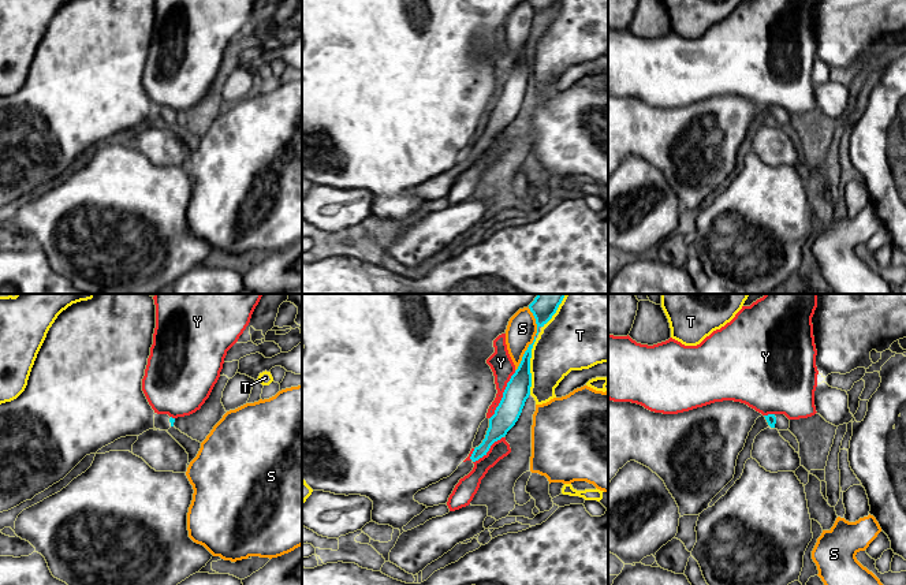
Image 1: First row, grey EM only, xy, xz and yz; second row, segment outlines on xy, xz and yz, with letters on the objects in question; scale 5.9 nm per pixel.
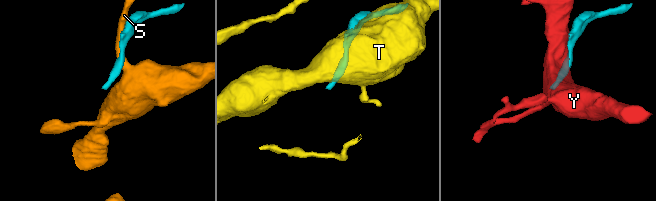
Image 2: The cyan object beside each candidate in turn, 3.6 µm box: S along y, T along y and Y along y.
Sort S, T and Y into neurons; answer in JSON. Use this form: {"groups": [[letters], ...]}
{"groups": [["S"], ["T"], ["Y"]]}

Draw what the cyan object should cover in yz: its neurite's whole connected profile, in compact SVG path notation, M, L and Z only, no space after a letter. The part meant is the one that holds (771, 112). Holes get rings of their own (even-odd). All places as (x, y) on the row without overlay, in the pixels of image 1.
M768 108L764 109L768 119L778 124L788 124L790 113L784 108Z

